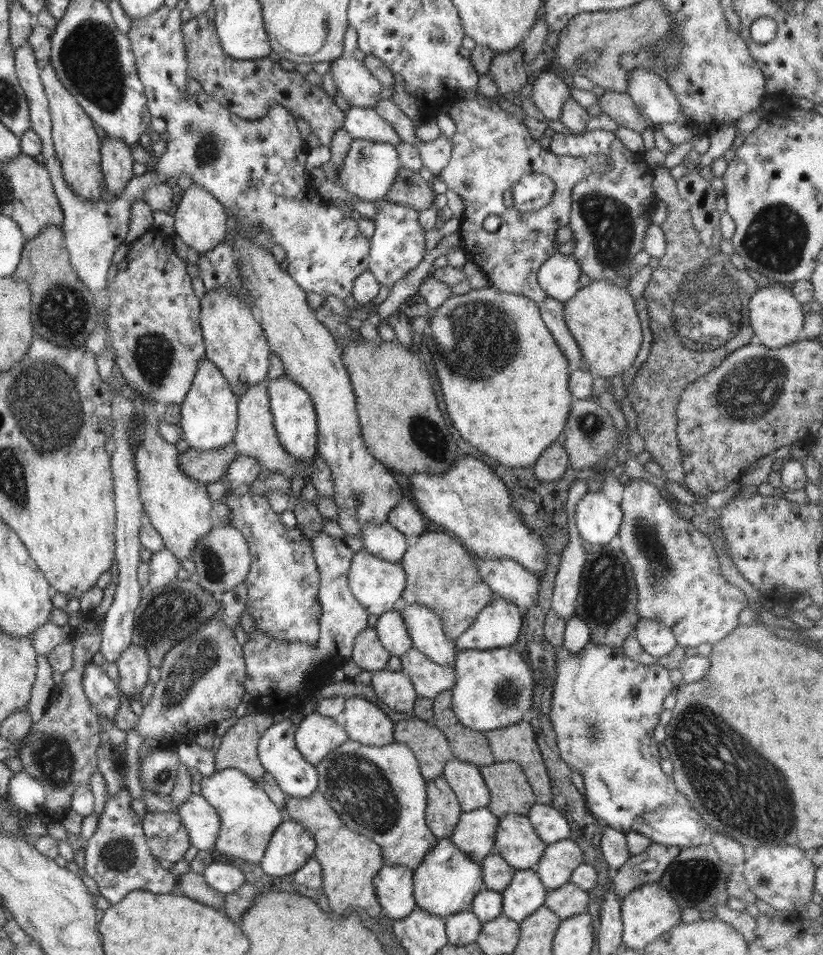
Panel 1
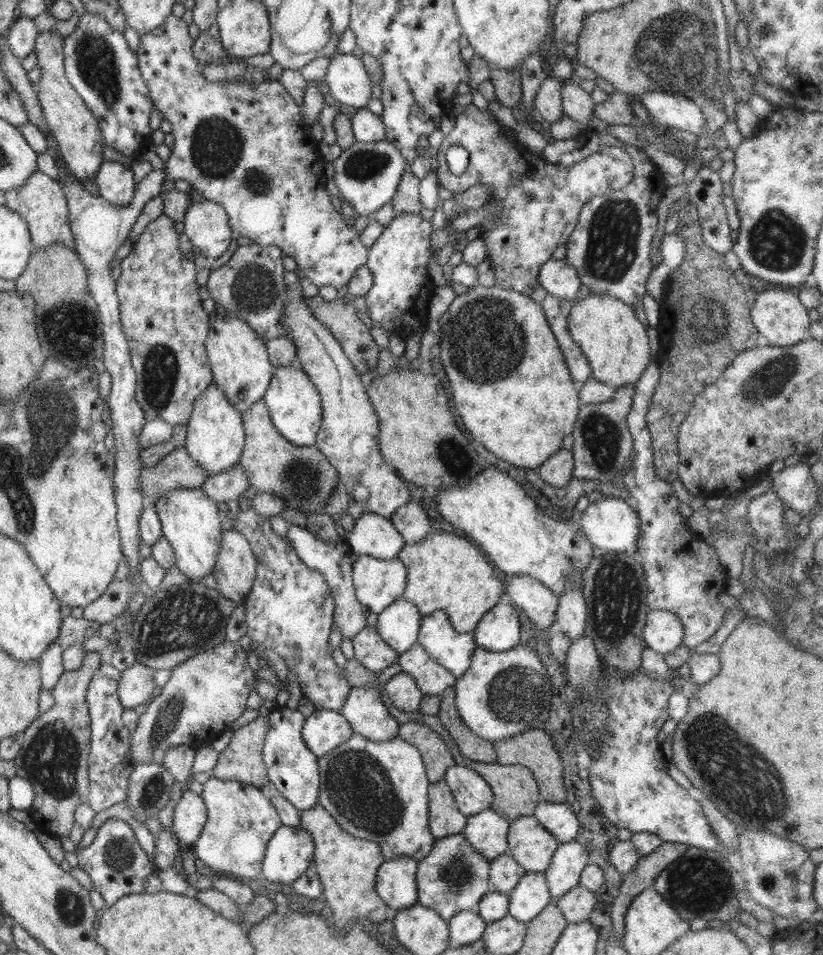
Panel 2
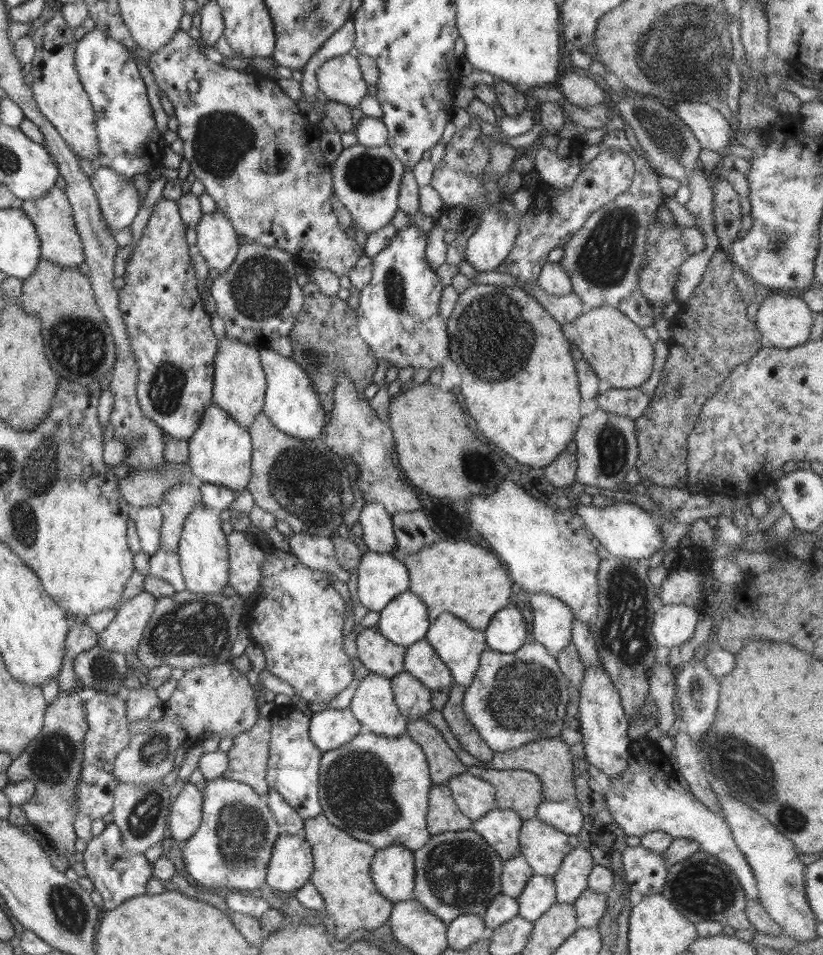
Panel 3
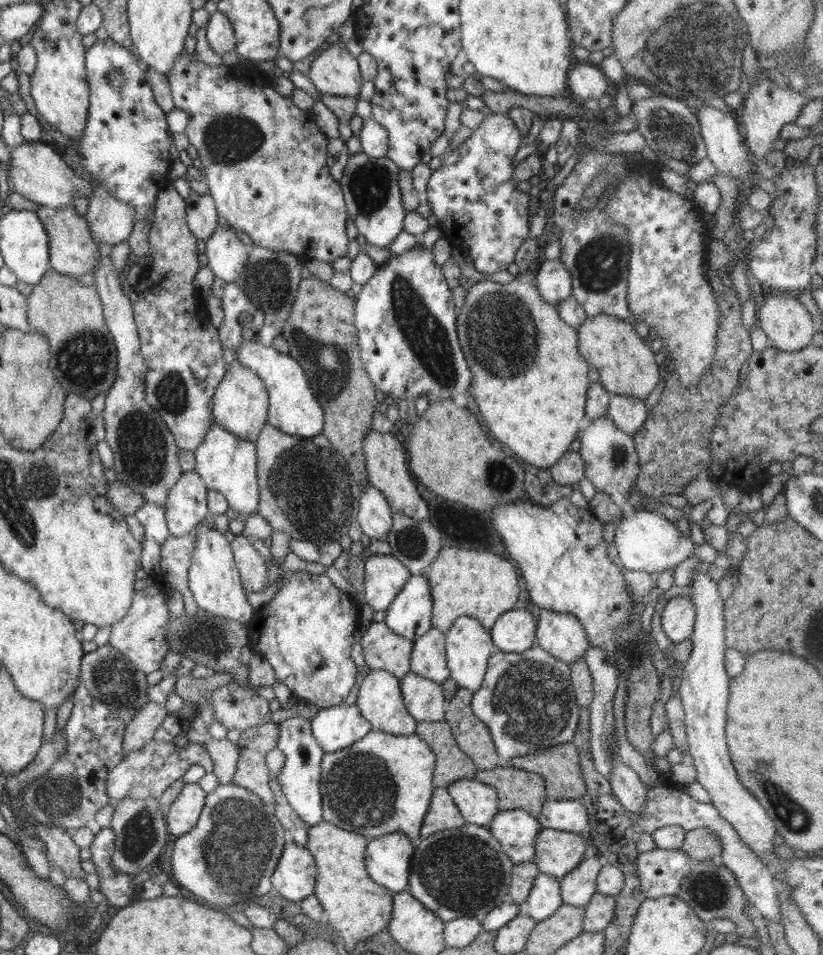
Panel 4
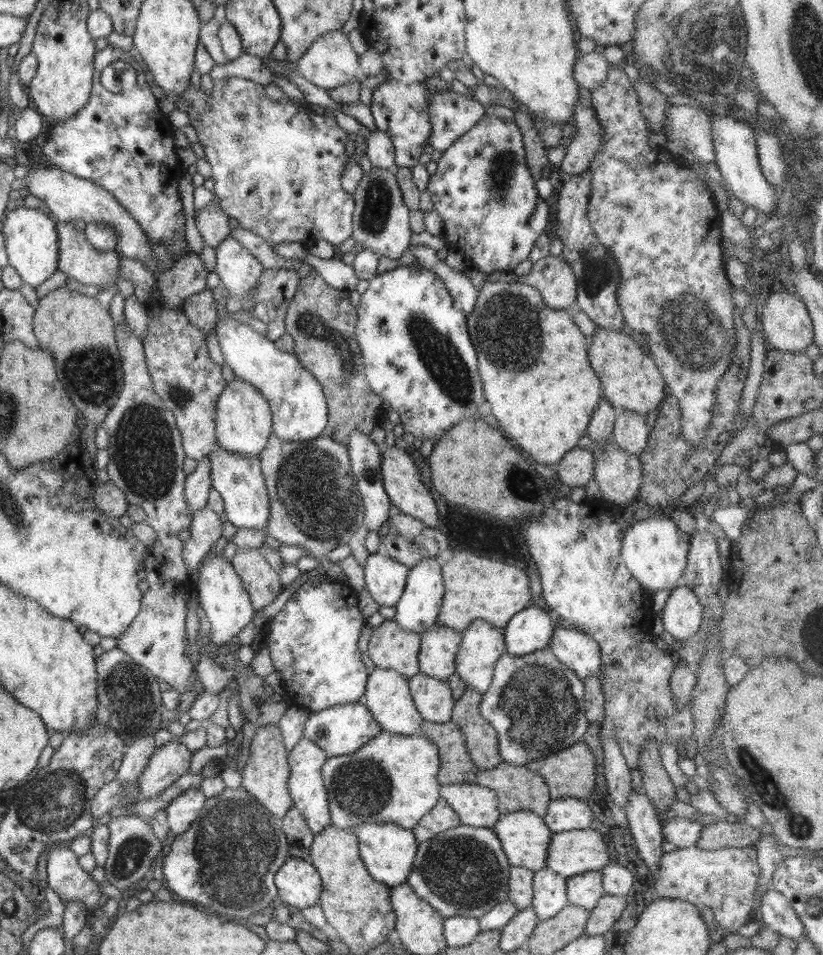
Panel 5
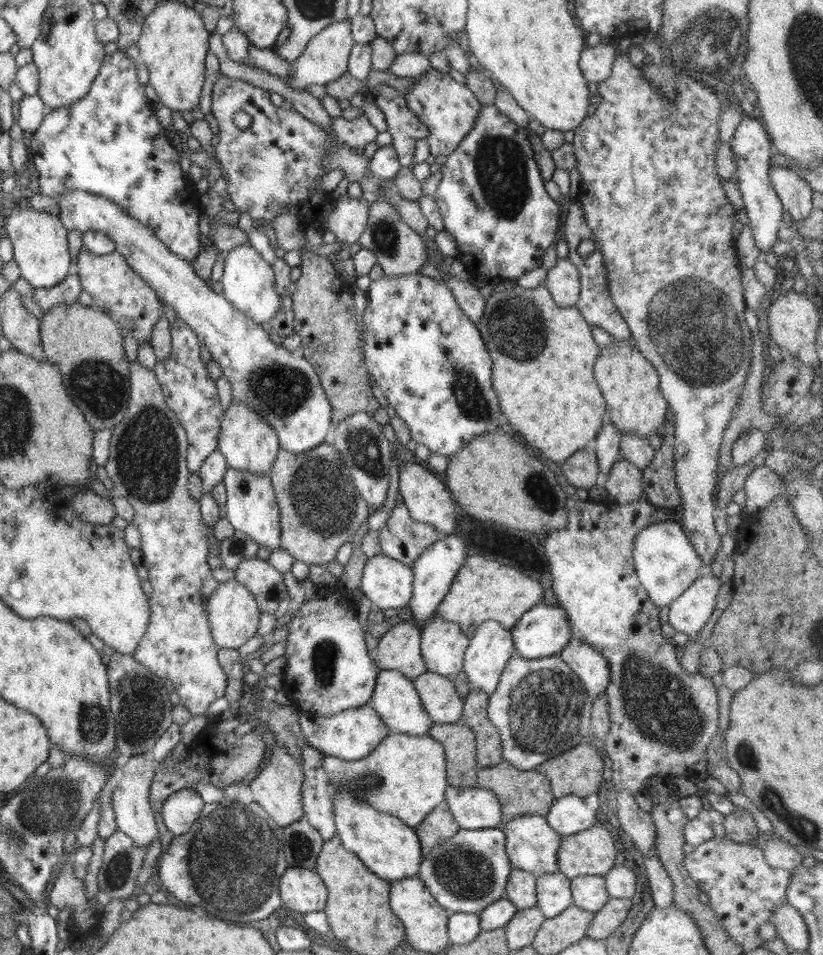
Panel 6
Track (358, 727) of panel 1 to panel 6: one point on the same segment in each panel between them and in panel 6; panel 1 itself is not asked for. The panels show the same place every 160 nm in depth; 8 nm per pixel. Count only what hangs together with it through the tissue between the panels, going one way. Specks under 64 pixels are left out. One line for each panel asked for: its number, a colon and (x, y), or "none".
2: (368, 716)
3: (373, 705)
4: (380, 701)
5: (387, 696)
6: (395, 699)

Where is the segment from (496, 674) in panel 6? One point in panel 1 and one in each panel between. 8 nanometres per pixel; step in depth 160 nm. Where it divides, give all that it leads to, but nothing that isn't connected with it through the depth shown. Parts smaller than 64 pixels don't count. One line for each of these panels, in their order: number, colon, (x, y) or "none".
1: (425, 628)
2: (453, 650)
3: (460, 647)
4: (469, 646)
5: (482, 645)

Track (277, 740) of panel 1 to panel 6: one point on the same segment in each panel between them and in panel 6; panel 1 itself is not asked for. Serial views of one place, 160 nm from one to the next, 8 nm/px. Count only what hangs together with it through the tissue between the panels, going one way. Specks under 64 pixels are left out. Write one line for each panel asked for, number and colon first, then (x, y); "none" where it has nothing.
2: (291, 766)
3: (293, 764)
4: (299, 779)
5: (305, 783)
6: (317, 802)

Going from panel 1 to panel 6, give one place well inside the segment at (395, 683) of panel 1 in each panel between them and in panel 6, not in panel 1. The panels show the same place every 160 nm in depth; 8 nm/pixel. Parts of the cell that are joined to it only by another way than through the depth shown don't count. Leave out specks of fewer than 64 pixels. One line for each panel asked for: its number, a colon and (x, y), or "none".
2: (402, 689)
3: (413, 699)
4: (424, 699)
5: (432, 696)
6: (439, 696)

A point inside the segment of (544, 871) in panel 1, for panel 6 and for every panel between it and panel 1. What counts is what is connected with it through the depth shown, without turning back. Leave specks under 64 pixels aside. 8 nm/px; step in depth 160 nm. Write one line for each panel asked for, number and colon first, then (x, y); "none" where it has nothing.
2: (568, 862)
3: (570, 881)
4: (578, 886)
5: (584, 890)
6: (589, 892)

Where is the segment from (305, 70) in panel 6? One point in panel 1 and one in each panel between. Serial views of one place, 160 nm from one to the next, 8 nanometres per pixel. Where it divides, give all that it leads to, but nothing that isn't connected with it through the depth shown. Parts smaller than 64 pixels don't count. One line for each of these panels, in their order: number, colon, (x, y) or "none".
1: (355, 82)
2: (349, 83)
3: (340, 79)
4: (334, 71)
5: (330, 61)

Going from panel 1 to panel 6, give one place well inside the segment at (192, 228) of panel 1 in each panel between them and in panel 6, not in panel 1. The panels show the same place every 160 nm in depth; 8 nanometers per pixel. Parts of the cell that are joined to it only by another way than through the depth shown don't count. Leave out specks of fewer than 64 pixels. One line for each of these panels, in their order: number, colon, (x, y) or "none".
2: (206, 224)
3: (218, 242)
4: (227, 256)
5: (239, 271)
6: (248, 282)

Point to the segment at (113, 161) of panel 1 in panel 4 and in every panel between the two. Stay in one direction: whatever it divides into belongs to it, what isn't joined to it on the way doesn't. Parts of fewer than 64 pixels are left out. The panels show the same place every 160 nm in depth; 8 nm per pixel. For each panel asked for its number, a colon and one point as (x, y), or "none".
2: (116, 185)
3: (119, 202)
4: (110, 220)

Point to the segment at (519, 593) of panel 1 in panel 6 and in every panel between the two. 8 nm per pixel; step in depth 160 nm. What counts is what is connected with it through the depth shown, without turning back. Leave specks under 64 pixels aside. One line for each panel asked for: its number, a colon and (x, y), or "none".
2: (538, 602)
3: (552, 627)
4: (561, 635)
5: (579, 652)
6: (593, 670)

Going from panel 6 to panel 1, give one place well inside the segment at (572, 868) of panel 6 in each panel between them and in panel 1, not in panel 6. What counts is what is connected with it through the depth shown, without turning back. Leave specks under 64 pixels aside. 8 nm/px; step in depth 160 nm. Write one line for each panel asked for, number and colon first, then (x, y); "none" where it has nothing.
1: (516, 841)
2: (530, 844)
3: (544, 847)
4: (556, 852)
5: (572, 852)

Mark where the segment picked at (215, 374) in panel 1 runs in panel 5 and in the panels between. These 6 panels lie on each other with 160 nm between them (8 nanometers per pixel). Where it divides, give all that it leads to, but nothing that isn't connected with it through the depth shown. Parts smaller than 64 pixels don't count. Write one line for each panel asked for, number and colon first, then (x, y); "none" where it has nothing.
2: (215, 438)
3: (220, 450)
4: (226, 463)
5: (239, 480)

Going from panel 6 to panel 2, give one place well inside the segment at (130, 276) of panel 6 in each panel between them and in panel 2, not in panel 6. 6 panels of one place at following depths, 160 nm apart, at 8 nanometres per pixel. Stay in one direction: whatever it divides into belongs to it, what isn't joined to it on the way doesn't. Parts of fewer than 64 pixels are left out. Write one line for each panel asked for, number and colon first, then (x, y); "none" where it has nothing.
2: (41, 201)
3: (52, 215)
4: (73, 252)
5: (78, 259)

